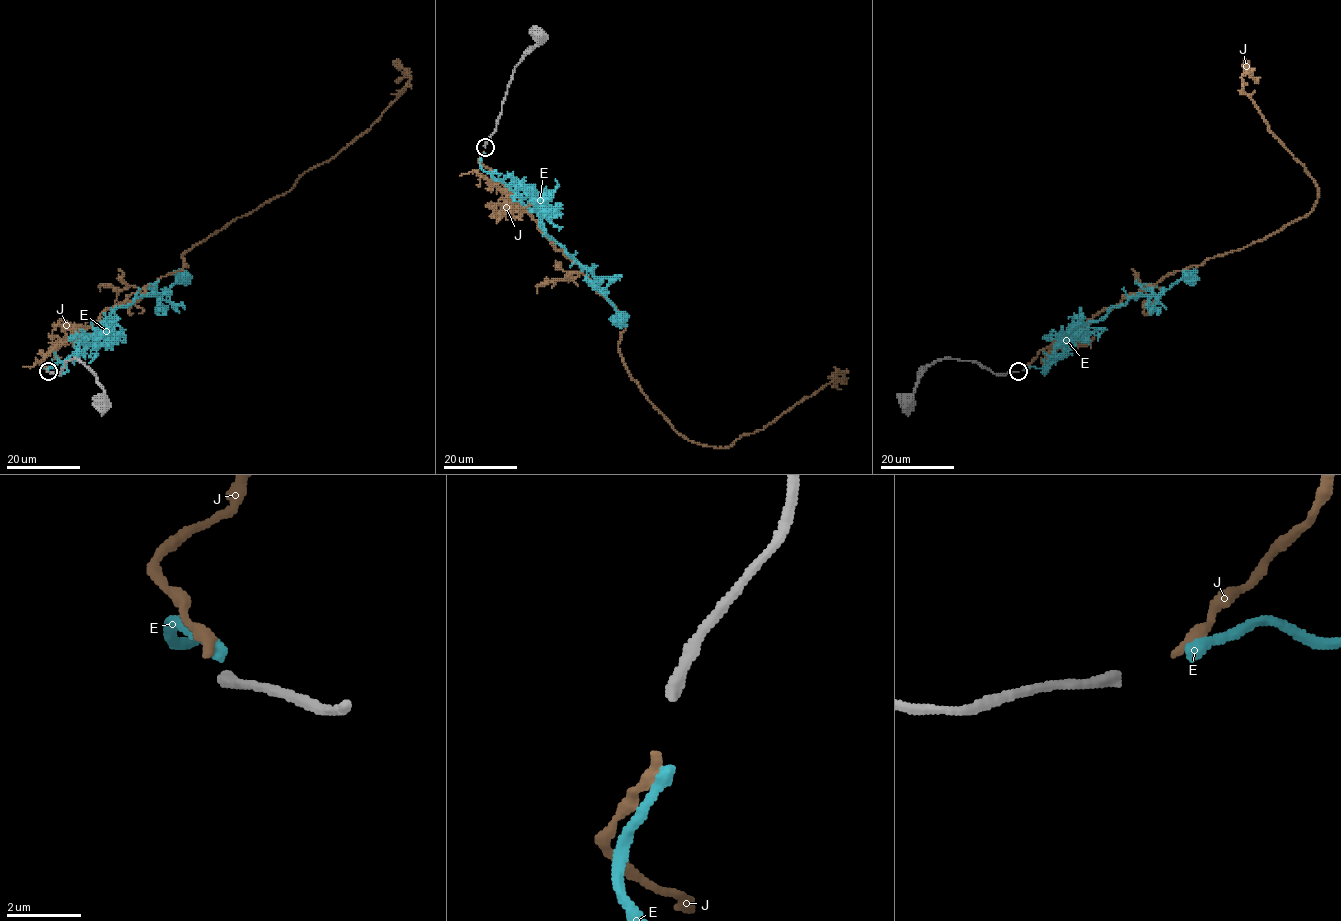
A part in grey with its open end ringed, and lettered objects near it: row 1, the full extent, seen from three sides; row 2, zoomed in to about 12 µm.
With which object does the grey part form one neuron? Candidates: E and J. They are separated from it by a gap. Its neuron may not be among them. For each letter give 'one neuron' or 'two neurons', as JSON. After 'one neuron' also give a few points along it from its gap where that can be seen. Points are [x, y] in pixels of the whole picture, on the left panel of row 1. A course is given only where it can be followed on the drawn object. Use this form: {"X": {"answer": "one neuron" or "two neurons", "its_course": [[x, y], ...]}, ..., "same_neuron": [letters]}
{"E": {"answer": "one neuron", "its_course": [[48, 370], [43, 367], [80, 353], [83, 339], [117, 308], [141, 296], [158, 296], [186, 273]]}, "J": {"answer": "two neurons"}, "same_neuron": ["E"]}

